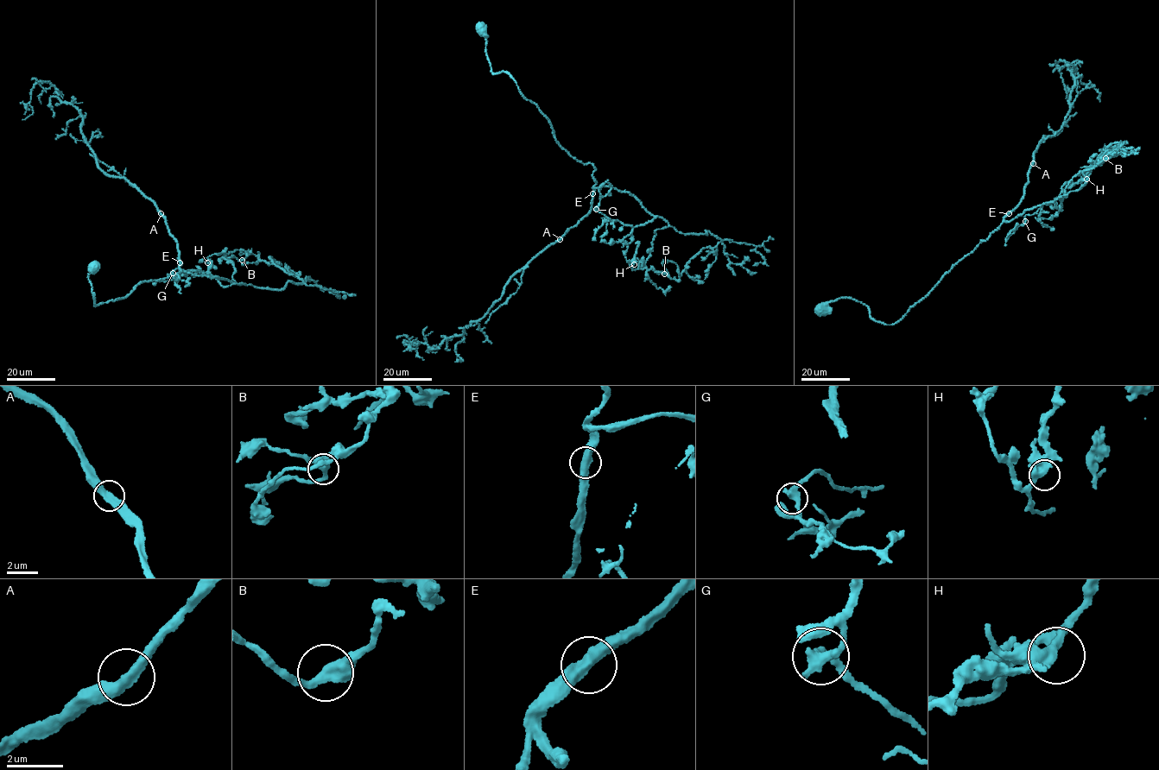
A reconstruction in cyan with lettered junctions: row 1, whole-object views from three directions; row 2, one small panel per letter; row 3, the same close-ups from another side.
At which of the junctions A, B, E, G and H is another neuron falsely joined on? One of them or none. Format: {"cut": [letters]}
{"cut": []}

